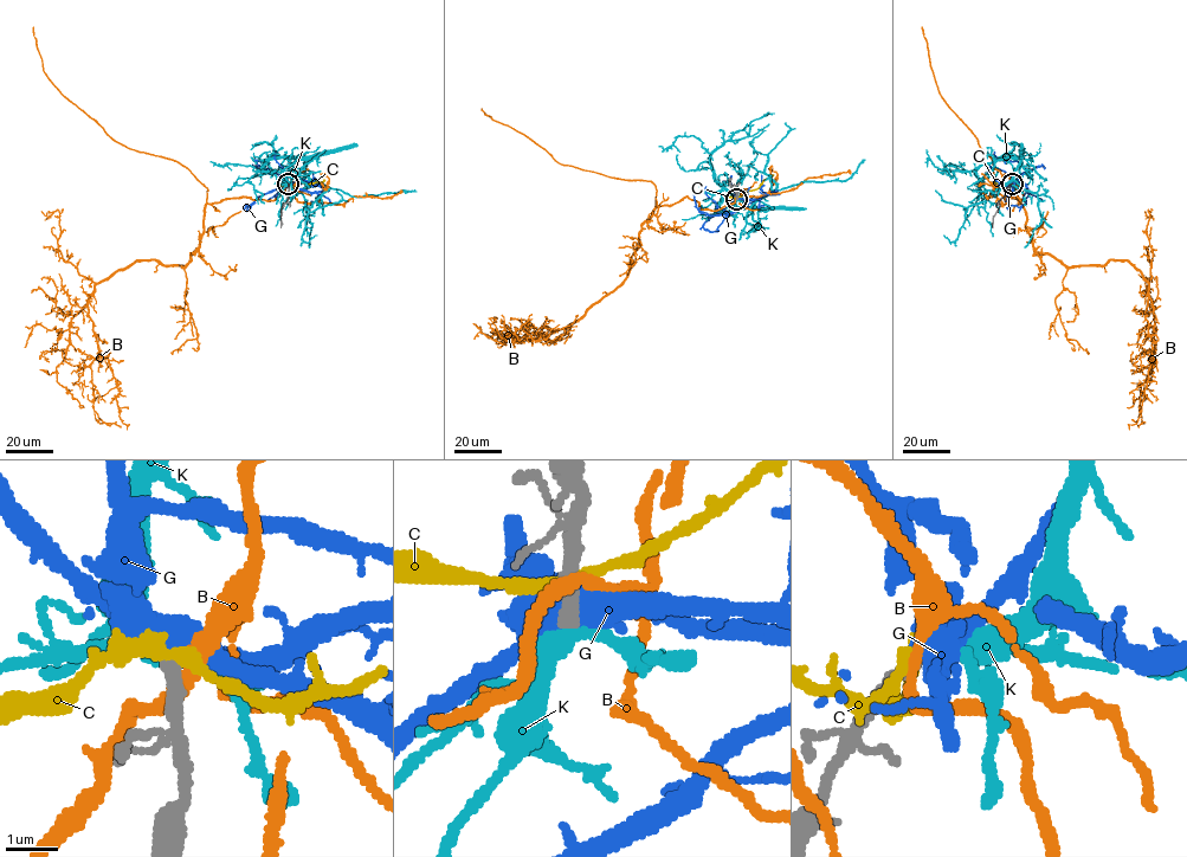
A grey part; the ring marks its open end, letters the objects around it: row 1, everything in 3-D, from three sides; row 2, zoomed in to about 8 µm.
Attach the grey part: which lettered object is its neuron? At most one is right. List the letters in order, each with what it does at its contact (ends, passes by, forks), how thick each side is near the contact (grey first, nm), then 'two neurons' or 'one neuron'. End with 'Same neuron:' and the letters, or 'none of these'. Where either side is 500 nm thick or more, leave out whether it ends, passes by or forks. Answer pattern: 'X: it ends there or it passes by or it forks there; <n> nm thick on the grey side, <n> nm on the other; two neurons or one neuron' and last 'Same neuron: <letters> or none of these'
B: it passes by; 360 nm thick on the grey side, 260 nm on the other; two neurons
C: it passes by; 360 nm thick on the grey side, 280 nm on the other; two neurons
G: 320 nm thick on the grey side, 600 nm on the other; two neurons
K: it passes by; 260 nm thick on the grey side, 380 nm on the other; one neuron
Same neuron: K

